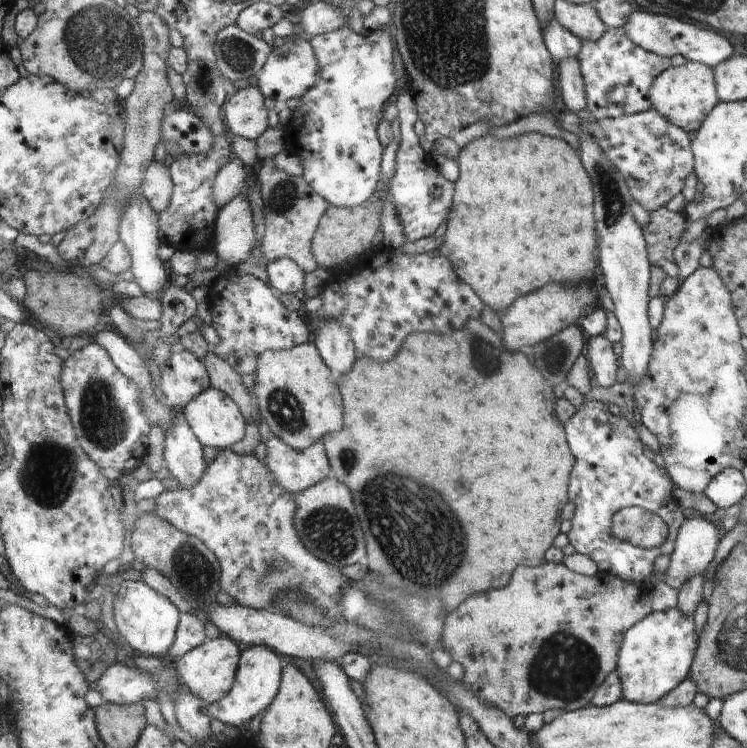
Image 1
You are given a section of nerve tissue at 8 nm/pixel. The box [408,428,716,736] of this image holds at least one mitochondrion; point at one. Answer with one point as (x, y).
(565, 667)

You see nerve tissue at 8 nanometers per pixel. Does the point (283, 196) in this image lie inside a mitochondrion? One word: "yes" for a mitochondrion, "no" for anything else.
yes

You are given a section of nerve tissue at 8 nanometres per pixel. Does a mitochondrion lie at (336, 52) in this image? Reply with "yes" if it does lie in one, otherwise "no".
no

